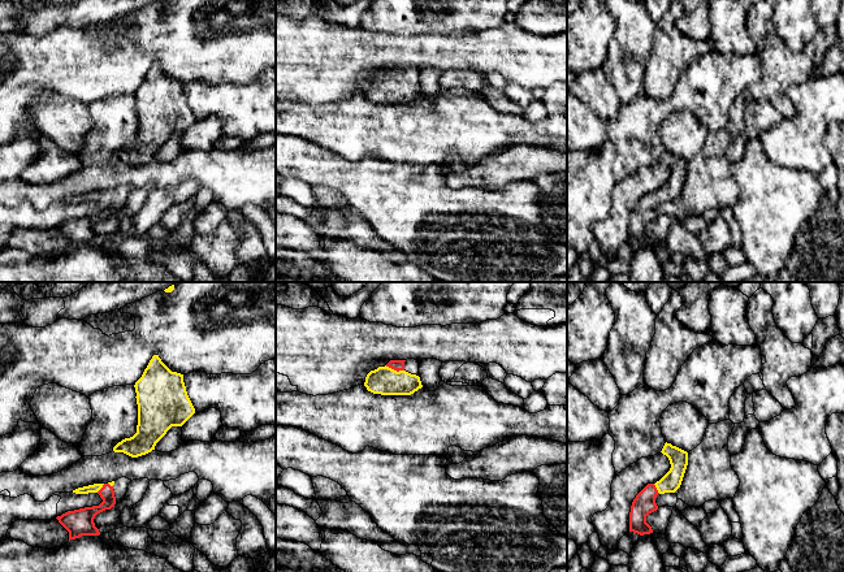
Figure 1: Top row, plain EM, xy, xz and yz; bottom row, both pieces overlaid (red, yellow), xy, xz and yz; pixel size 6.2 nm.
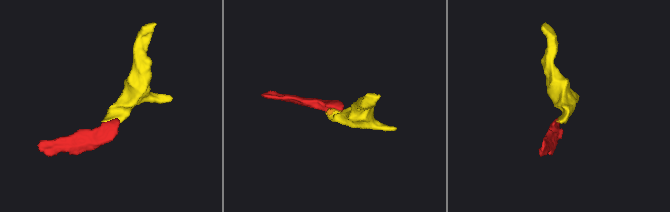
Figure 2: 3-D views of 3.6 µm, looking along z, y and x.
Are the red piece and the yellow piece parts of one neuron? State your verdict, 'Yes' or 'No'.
Yes

